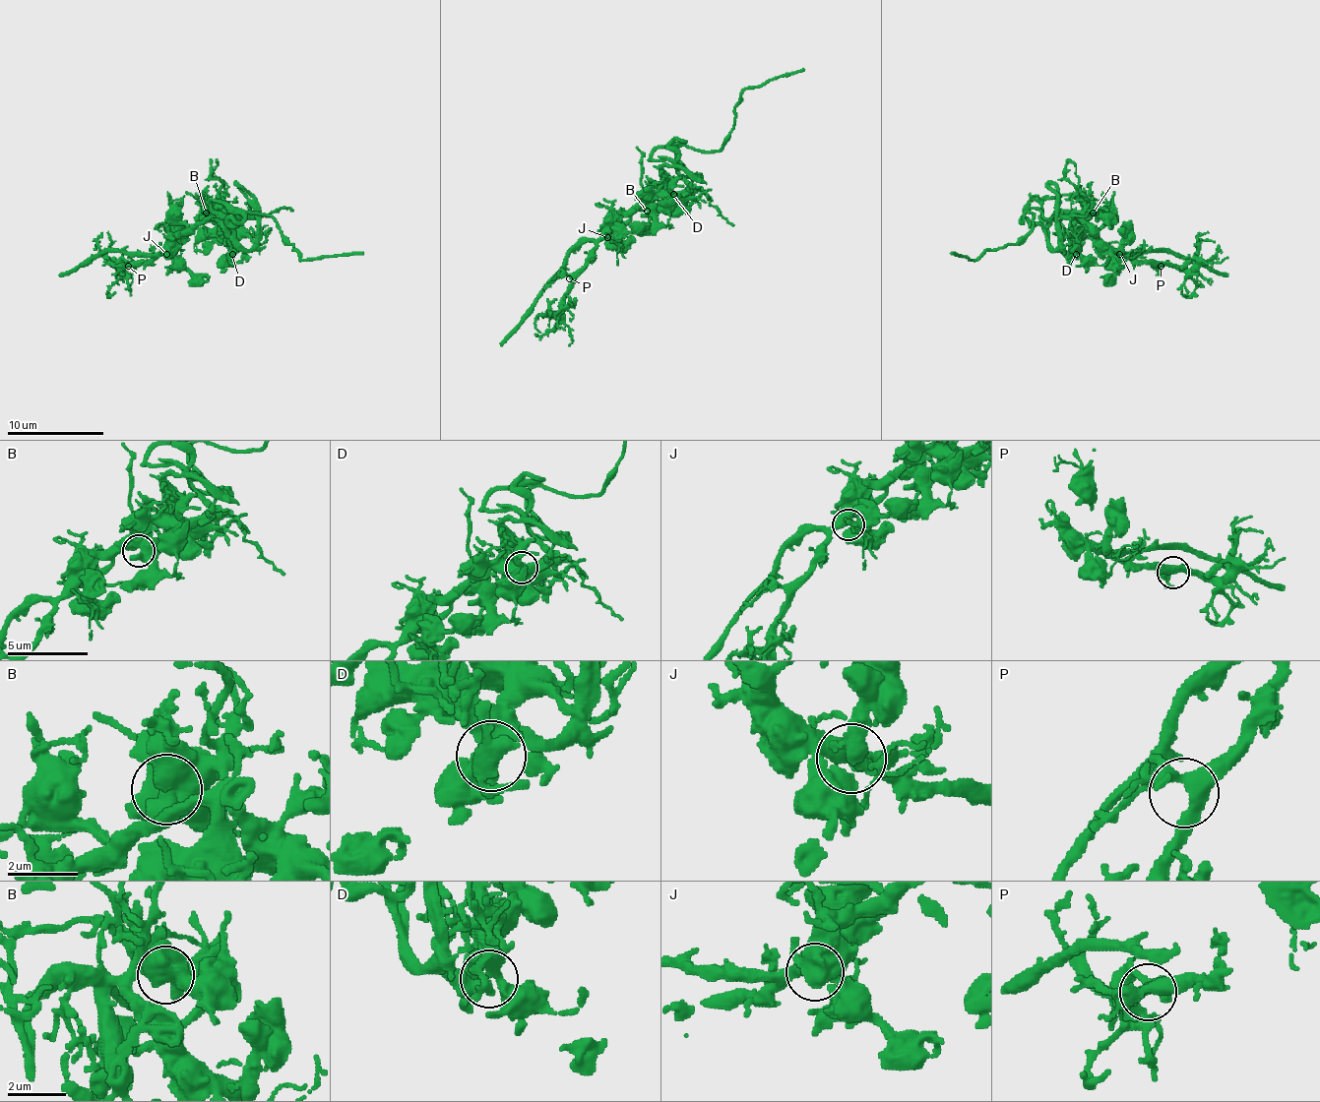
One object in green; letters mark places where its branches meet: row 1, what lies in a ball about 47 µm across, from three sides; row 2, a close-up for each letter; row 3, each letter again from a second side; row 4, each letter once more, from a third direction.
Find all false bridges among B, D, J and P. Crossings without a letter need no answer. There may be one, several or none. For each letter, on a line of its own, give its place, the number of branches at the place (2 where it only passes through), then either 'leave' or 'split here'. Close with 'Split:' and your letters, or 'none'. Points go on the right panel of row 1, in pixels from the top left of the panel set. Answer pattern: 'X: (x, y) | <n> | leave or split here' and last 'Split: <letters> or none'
B: (1093, 213) | 2 | leave
D: (1076, 254) | 5 | leave
J: (1119, 254) | 4 | leave
P: (1161, 266) | 3 | leave
Split: none

